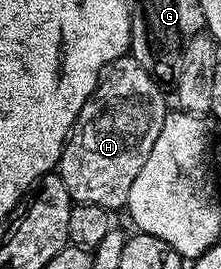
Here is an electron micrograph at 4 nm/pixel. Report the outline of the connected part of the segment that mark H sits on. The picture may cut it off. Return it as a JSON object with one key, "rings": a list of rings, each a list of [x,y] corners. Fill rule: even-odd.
{"rings":[[[132,56],[116,58],[101,69],[97,87],[91,92],[87,104],[83,104],[73,129],[69,131],[65,151],[61,153],[59,173],[74,203],[95,204],[110,212],[116,212],[128,203],[131,184],[135,176],[139,176],[143,164],[147,164],[147,156],[151,156],[151,148],[155,148],[155,140],[159,140],[167,113],[165,94],[149,73]]]}

